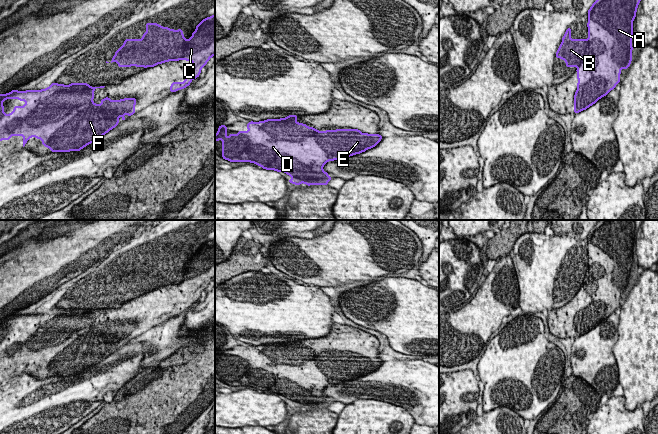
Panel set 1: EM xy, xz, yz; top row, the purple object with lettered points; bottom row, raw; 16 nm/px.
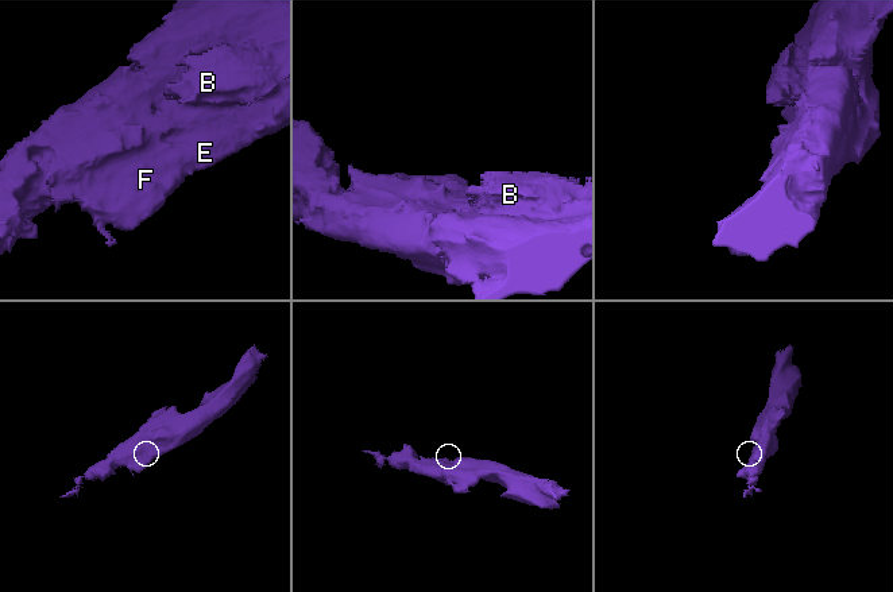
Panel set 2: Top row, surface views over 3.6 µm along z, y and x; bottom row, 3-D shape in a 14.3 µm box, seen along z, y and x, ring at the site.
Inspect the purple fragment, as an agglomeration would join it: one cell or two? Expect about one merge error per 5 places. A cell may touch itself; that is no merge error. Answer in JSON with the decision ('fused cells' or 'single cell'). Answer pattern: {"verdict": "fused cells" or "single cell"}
{"verdict": "single cell"}

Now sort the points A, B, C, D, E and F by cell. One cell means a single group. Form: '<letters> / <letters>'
A B C D E F

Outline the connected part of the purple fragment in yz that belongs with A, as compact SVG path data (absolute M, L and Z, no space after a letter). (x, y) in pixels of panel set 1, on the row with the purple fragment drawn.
M596 0L588 10L588 39L572 39L571 27L566 29L555 58L563 59L567 67L577 67L577 90L574 95L574 114L586 110L606 96L620 82L621 69L632 61L633 20L641 0Z

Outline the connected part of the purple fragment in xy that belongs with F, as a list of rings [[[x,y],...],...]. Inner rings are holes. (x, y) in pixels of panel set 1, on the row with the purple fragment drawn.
[[[56,82],[52,83],[48,88],[41,89],[41,90],[26,90],[26,91],[18,91],[18,90],[12,90],[9,93],[6,94],[0,94],[0,141],[1,140],[9,140],[11,139],[11,136],[22,136],[23,137],[23,147],[26,145],[27,141],[31,137],[36,137],[37,139],[42,140],[42,145],[46,146],[51,150],[52,153],[54,152],[70,152],[70,151],[80,151],[87,145],[97,141],[99,138],[101,138],[103,135],[108,133],[110,130],[115,128],[119,124],[119,117],[122,117],[122,120],[125,120],[125,115],[128,116],[135,114],[135,105],[136,105],[136,98],[125,98],[120,100],[111,100],[109,97],[106,97],[102,100],[100,100],[100,104],[95,104],[93,102],[94,99],[94,90],[96,88],[104,88],[105,86],[100,87],[91,87],[88,83],[71,83],[69,85],[64,84],[57,84]],[[6,99],[19,99],[20,101],[25,101],[26,104],[23,106],[14,106],[13,112],[9,114],[4,113],[4,106],[3,101]]]

